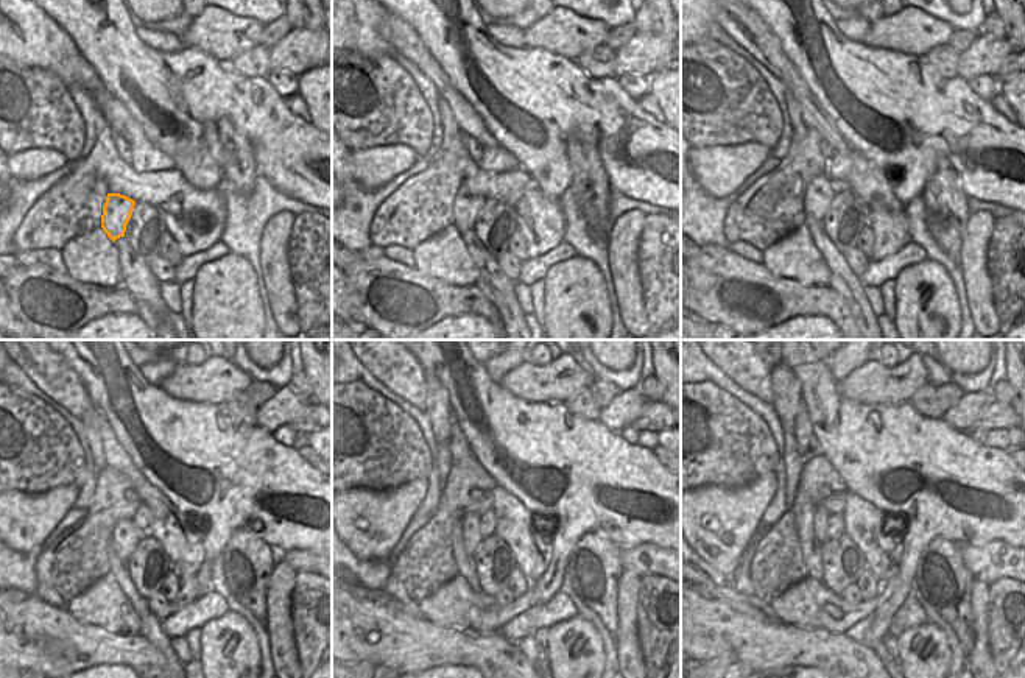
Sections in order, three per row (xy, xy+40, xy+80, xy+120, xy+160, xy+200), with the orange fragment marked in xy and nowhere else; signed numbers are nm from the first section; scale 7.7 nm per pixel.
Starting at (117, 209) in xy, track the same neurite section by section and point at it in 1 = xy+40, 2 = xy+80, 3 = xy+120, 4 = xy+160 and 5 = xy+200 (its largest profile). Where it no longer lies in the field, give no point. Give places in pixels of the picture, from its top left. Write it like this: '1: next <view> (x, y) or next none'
1: next xy+40 (468, 204)
2: next xy+80 (818, 195)
3: next xy+120 (125, 536)
4: next xy+160 (471, 522)
5: next xy+200 (821, 518)

